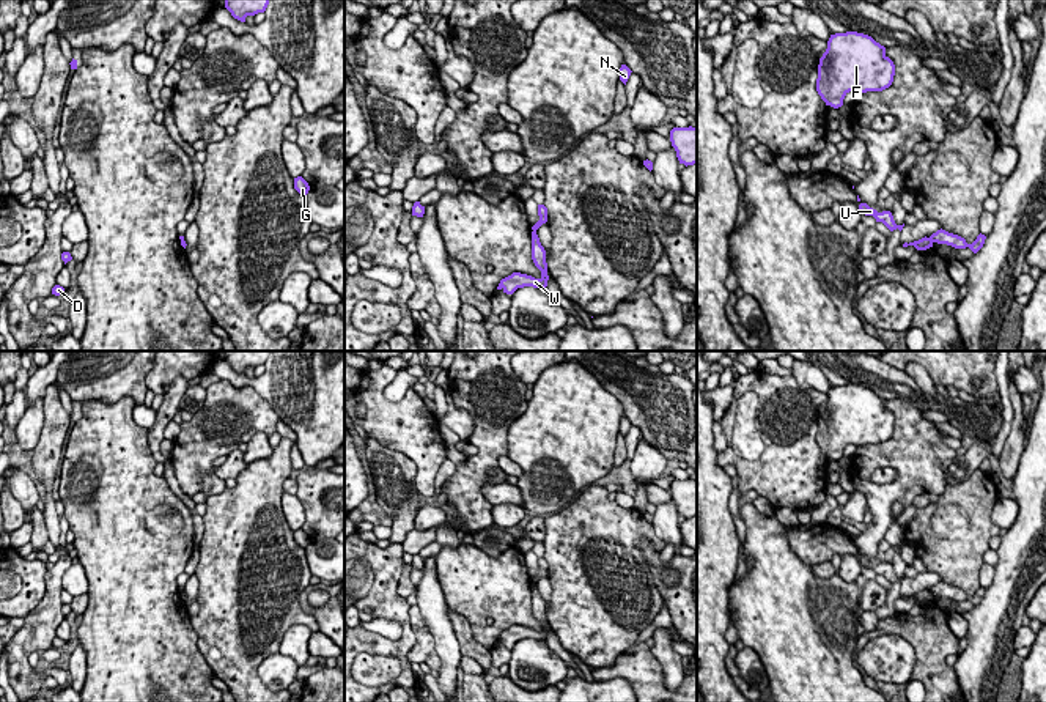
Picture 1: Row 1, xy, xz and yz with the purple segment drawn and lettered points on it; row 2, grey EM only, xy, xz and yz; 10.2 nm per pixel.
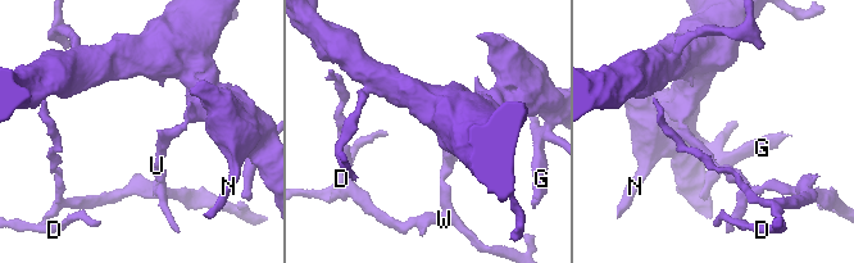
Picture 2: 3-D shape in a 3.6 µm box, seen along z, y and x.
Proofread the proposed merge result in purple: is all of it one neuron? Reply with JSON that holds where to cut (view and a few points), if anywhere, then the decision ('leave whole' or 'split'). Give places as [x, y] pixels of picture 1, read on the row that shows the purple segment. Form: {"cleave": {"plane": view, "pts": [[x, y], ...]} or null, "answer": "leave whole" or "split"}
{"cleave": {"plane": "yz", "pts": [[928, 238], [933, 241]]}, "answer": "split"}

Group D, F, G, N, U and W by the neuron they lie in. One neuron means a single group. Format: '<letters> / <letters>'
D W / F G N U

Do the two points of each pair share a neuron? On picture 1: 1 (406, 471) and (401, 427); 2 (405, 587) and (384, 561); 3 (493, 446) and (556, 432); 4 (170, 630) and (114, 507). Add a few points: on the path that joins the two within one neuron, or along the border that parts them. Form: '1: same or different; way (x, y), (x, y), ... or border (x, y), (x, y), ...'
1: different; border (371, 438), (403, 452), (416, 465), (419, 490)
2: different; border (405, 564), (397, 587), (403, 598)
3: different; border (526, 410), (508, 430), (507, 455)
4: same; way (140, 600), (132, 592), (132, 537)

